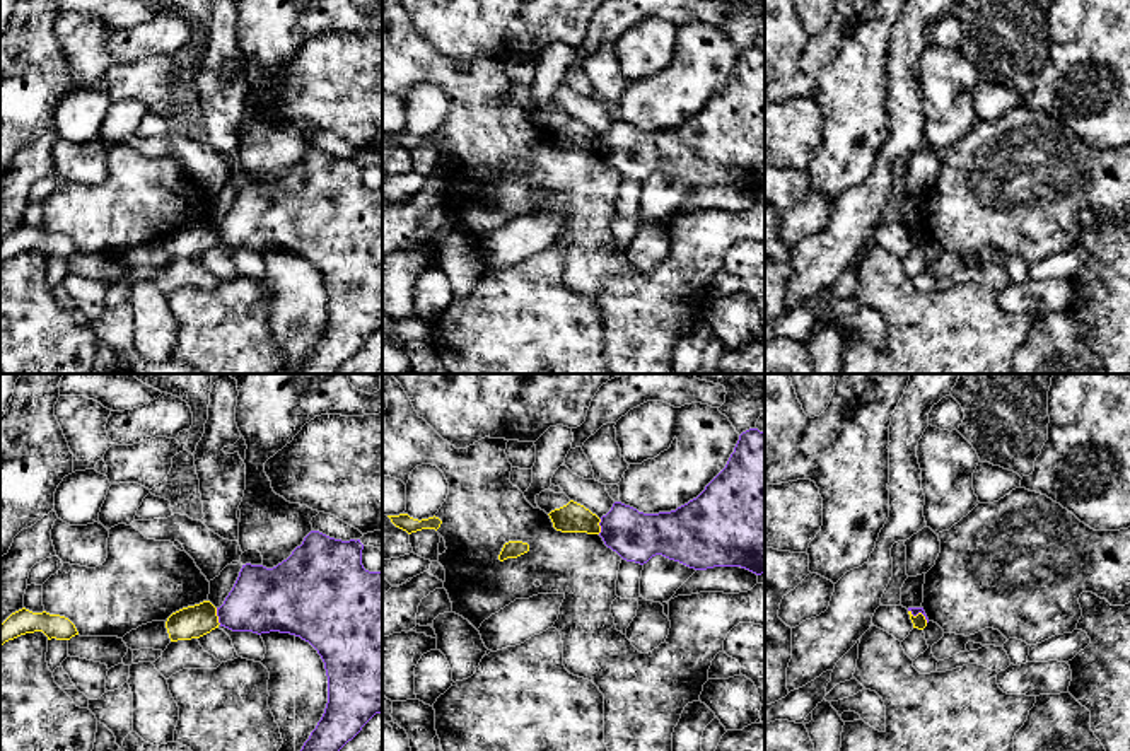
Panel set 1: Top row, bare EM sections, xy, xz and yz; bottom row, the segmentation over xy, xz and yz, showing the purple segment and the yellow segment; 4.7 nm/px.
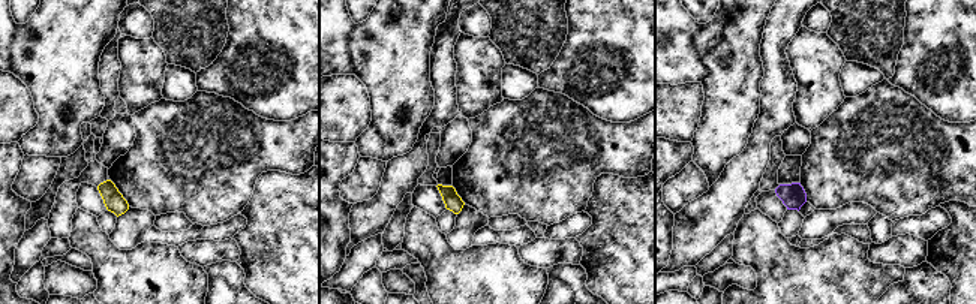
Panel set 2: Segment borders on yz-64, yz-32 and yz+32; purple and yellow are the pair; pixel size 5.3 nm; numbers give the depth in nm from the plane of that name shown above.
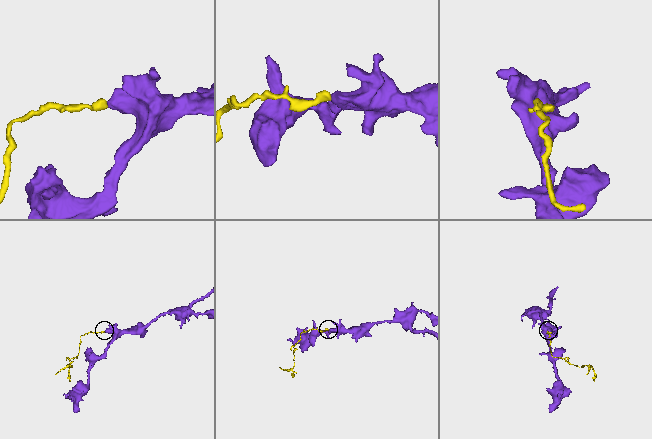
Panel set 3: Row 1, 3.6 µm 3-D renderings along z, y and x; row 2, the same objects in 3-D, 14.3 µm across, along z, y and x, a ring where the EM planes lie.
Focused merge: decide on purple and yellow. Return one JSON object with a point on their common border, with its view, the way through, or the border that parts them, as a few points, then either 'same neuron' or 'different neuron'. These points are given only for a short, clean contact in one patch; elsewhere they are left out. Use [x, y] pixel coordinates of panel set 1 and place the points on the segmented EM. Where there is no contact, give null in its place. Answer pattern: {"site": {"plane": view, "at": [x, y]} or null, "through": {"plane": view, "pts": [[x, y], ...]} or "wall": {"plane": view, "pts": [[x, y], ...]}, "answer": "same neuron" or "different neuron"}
{"site": {"plane": "xy", "at": [217, 615]}, "wall": {"plane": "xy", "pts": [[215, 608], [221, 623]]}, "answer": "different neuron"}

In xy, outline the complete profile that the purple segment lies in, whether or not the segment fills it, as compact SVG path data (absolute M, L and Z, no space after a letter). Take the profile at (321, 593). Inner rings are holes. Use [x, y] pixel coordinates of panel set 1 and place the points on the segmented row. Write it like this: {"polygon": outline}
{"polygon": "M311 531L302 544L273 568L242 565L232 591L224 604L217 608L220 626L258 635L270 632L290 633L309 642L321 655L328 676L328 703L300 751L340 751L376 713L382 713L382 570L365 570L362 550L360 539L341 541Z"}

